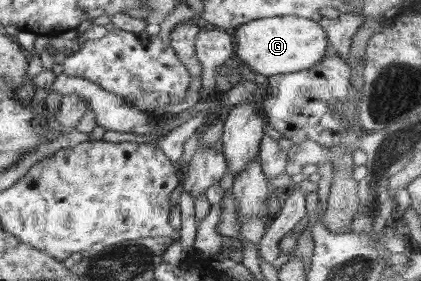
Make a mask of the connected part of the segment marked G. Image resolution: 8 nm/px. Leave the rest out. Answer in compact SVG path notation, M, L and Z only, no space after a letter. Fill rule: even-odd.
M299 16L259 18L234 29L235 58L253 73L265 77L309 70L325 58L327 50L325 29L318 22Z

